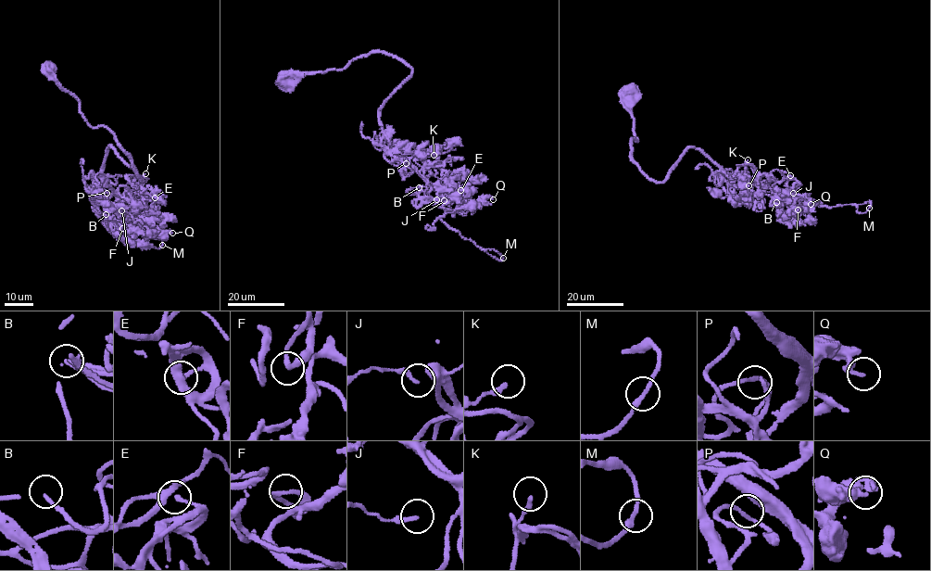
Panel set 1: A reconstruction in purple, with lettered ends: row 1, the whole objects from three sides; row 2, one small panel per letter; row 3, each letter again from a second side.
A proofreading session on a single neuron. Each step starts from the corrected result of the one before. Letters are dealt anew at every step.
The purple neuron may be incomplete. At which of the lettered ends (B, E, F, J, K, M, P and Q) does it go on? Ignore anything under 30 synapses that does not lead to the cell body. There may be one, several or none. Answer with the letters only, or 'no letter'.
B

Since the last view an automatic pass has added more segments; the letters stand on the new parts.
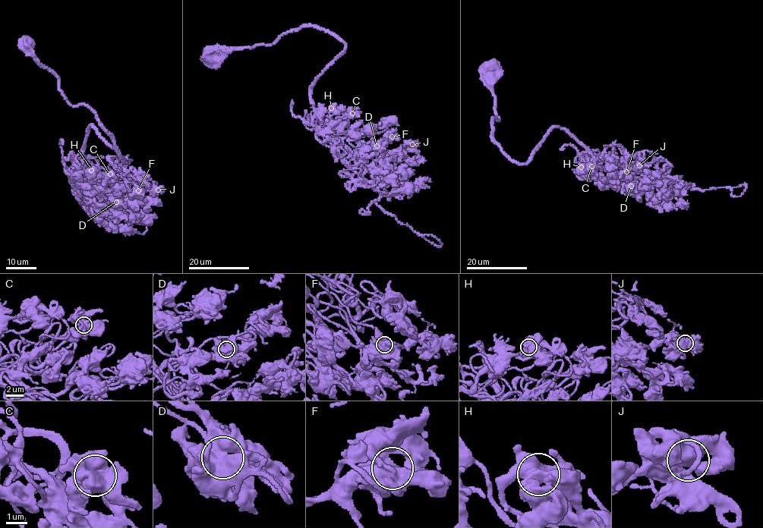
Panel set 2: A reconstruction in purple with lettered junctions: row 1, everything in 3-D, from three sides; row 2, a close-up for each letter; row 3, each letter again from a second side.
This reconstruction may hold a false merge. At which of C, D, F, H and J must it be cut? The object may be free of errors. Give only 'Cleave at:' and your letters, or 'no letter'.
Cleave at: no letter

